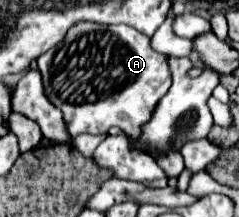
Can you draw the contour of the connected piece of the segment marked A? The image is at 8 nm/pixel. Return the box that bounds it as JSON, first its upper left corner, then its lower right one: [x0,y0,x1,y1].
[38,22,172,142]

